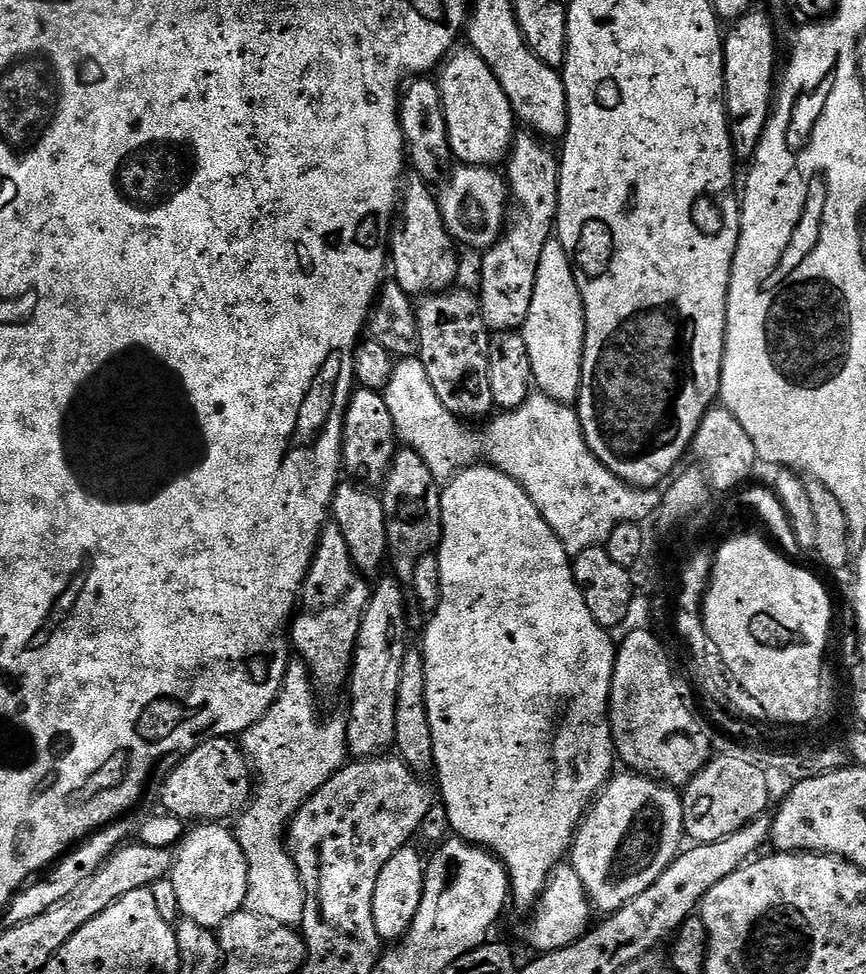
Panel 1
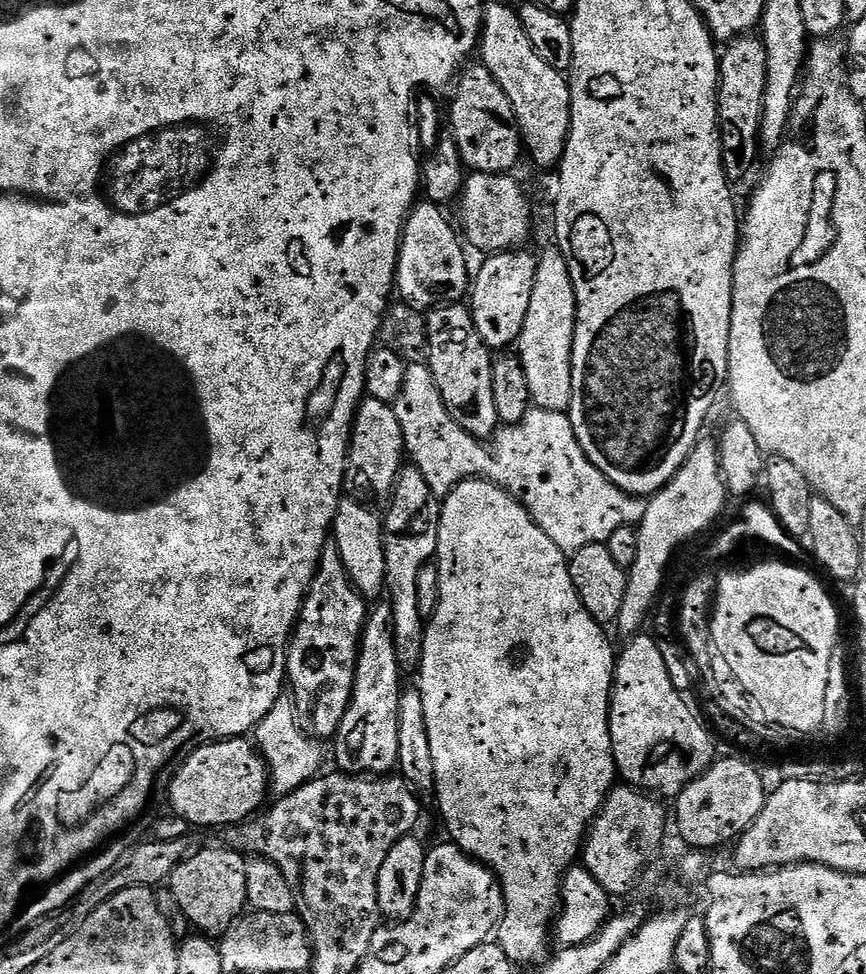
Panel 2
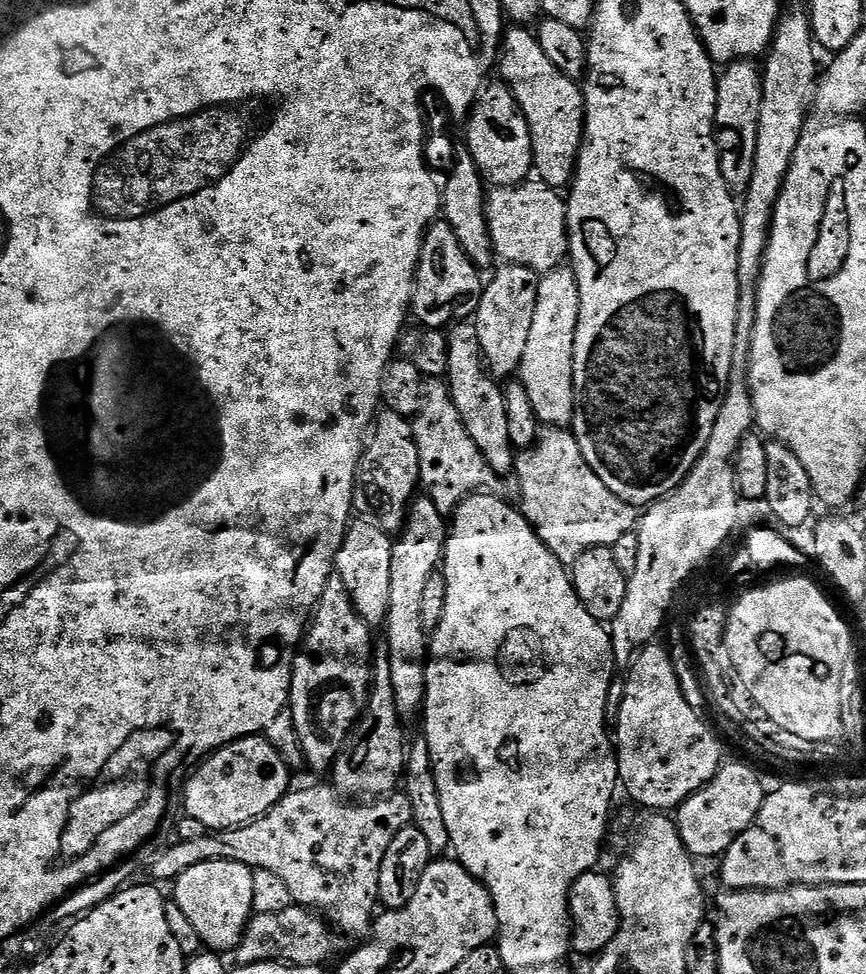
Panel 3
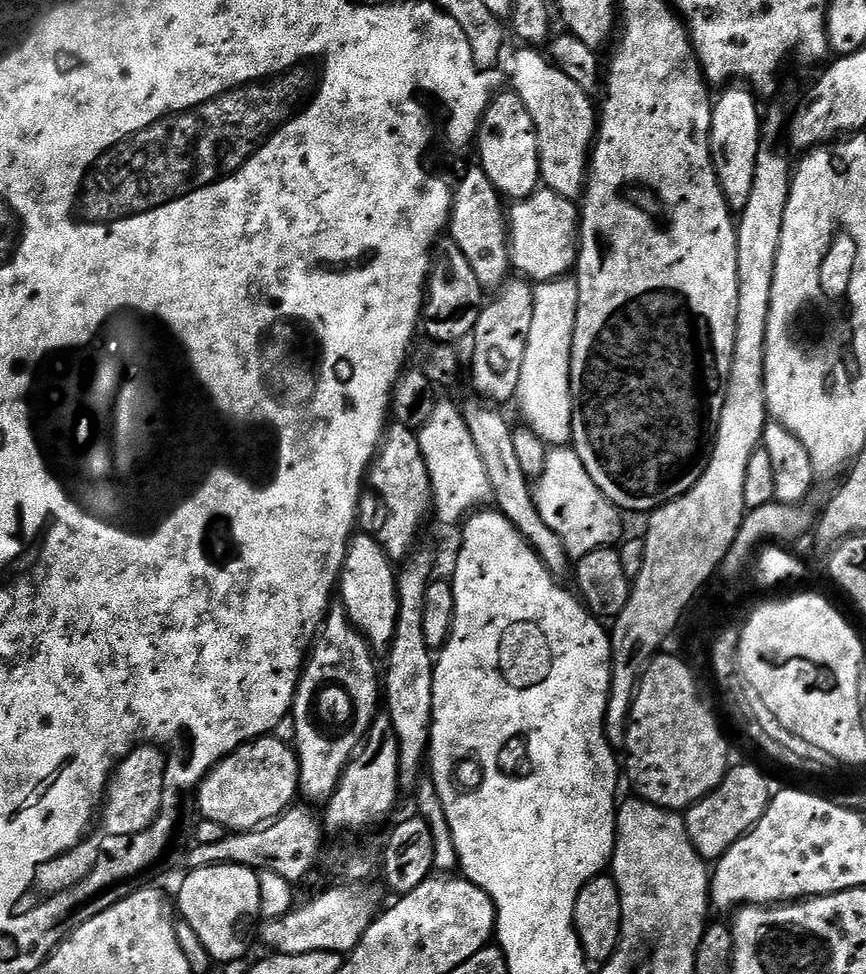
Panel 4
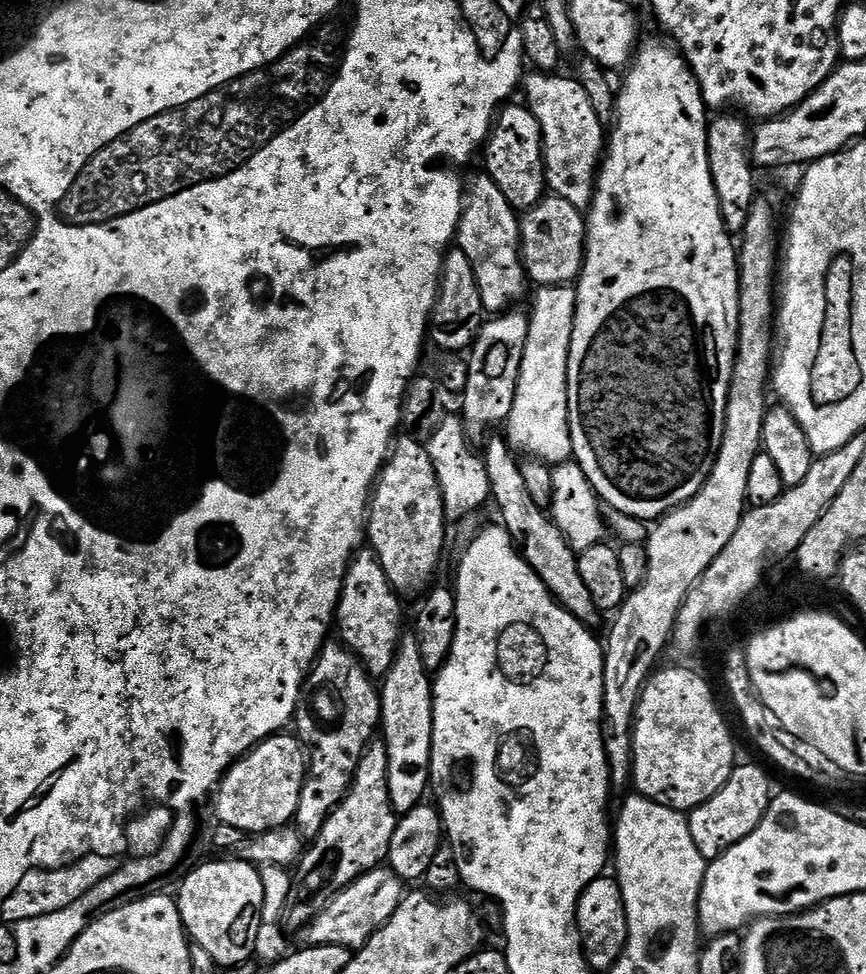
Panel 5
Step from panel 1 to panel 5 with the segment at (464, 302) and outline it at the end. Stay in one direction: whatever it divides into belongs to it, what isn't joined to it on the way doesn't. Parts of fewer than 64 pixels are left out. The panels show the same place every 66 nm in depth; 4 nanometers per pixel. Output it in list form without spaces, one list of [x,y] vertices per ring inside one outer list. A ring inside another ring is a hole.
[[[504,438],[491,440],[483,445],[482,459],[491,488],[491,503],[496,503],[500,511],[499,523],[507,528],[524,561],[531,566],[534,574],[538,574],[538,578],[542,578],[553,598],[583,624],[595,625],[598,609],[594,606],[594,598],[590,598],[590,590],[586,590],[586,582],[582,582],[577,553],[572,551],[570,542],[566,542],[562,530],[558,530],[551,515],[539,508],[534,498],[530,498],[530,493],[526,491],[526,478],[522,478],[521,461],[512,445]]]

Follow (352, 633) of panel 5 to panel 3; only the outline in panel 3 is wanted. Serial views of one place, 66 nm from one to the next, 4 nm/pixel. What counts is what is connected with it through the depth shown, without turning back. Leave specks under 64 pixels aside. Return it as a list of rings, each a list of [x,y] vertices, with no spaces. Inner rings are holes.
[[[353,519],[349,523],[336,555],[334,572],[342,578],[342,582],[346,582],[346,590],[350,590],[350,598],[362,619],[370,626],[380,626],[390,610],[390,558],[394,540],[371,519],[363,519]]]

